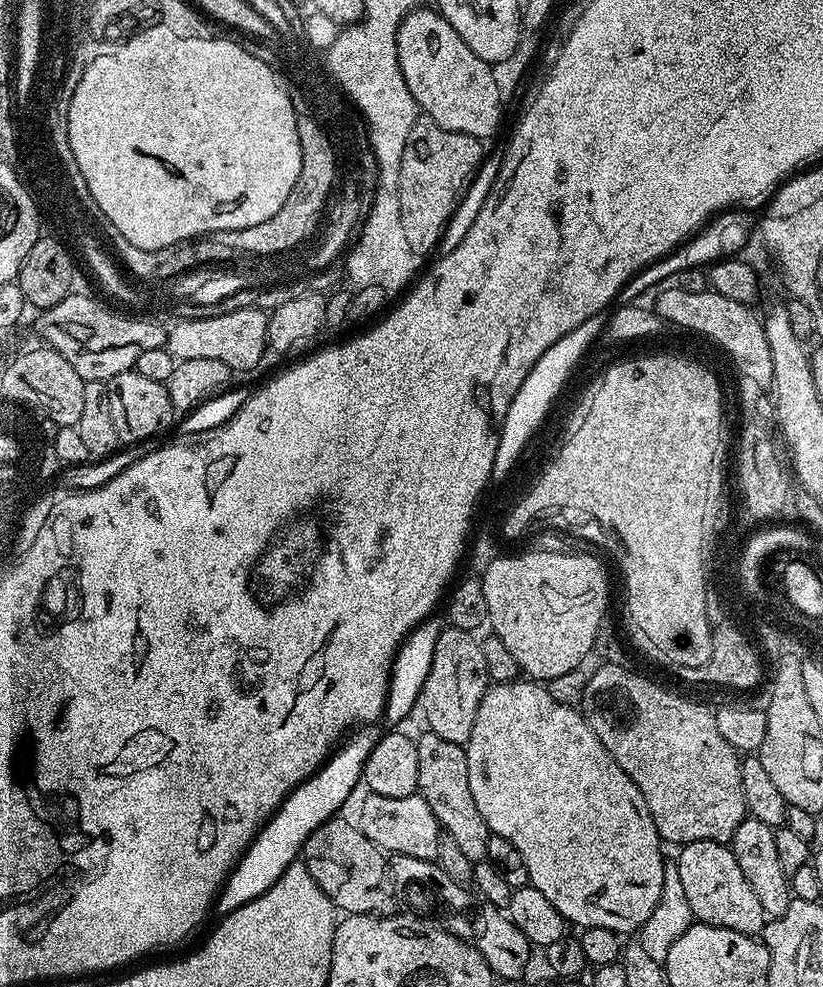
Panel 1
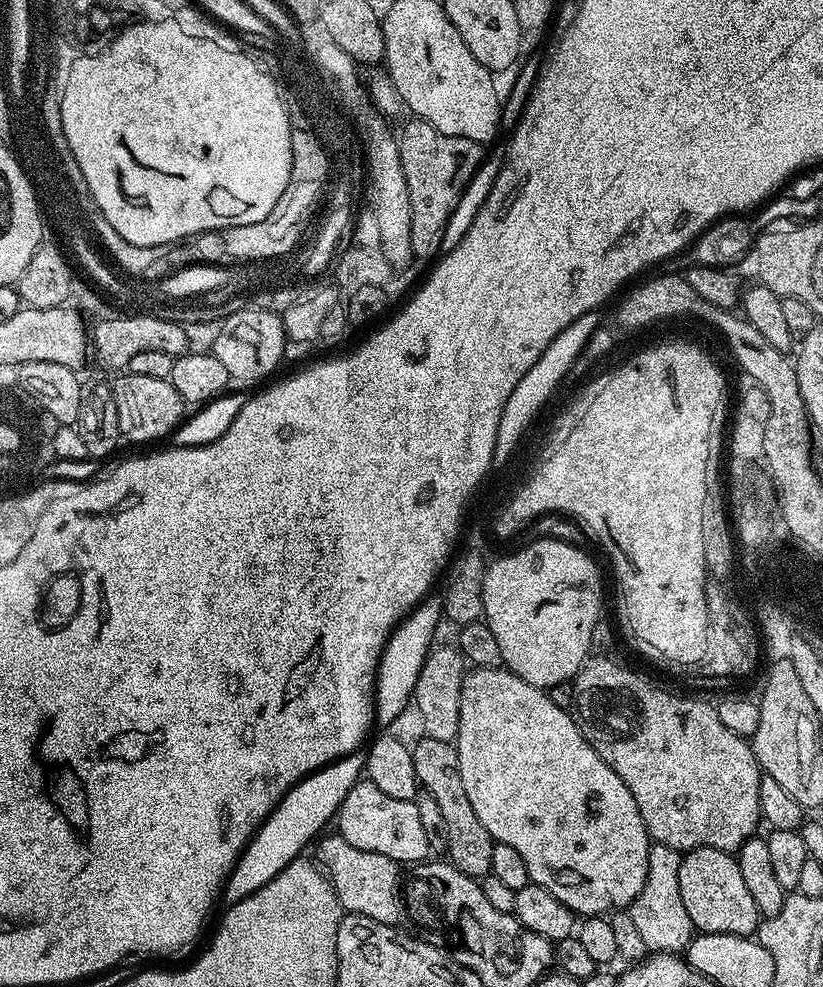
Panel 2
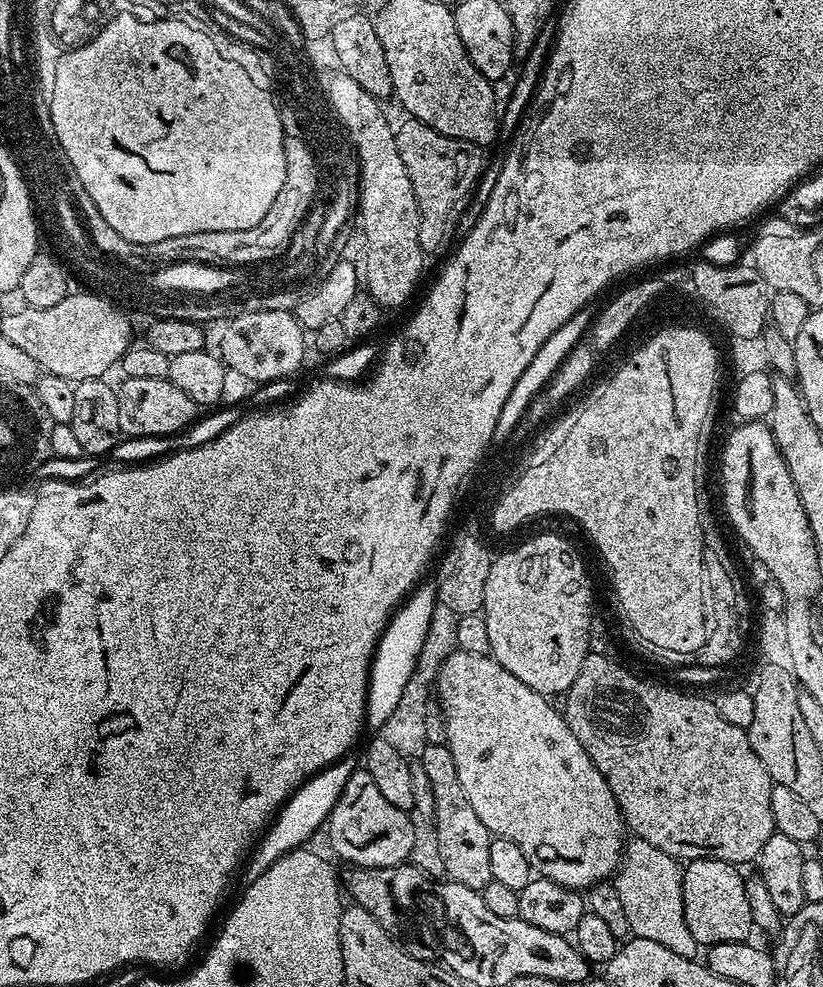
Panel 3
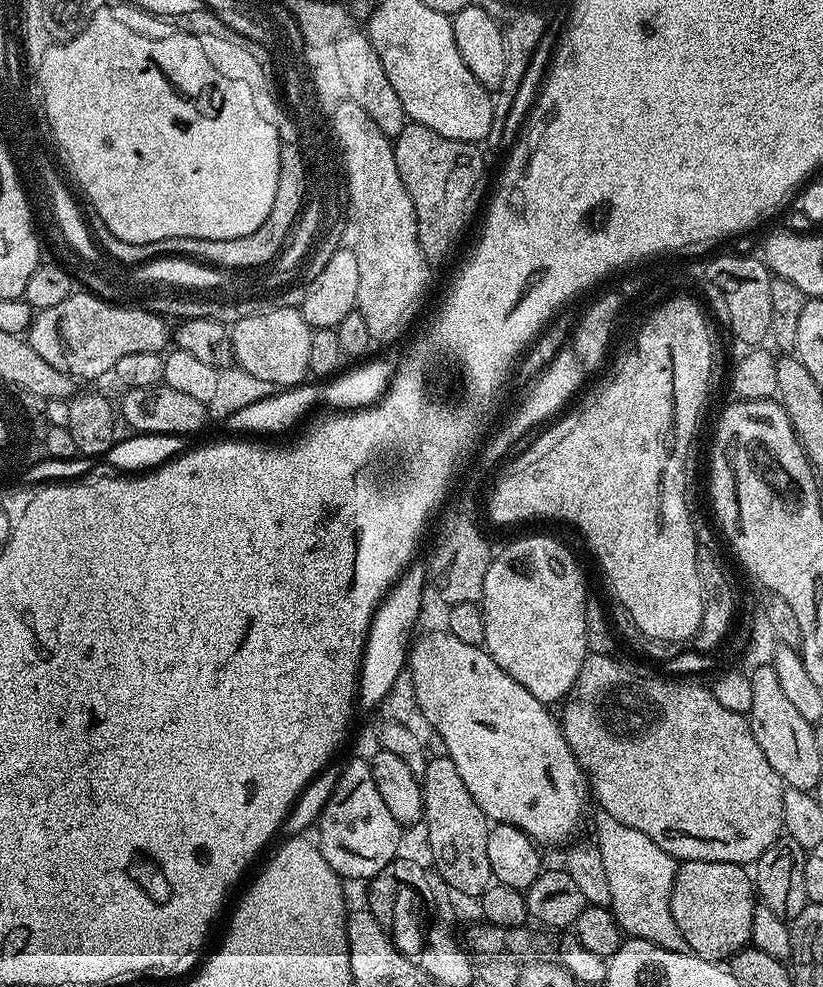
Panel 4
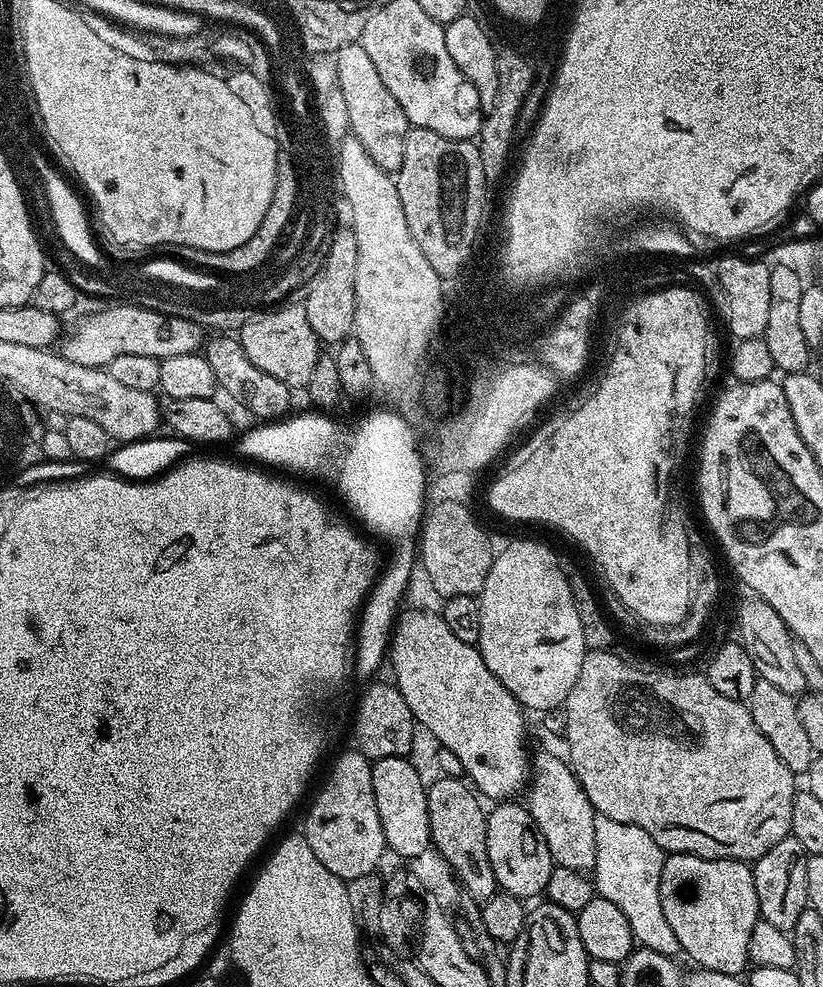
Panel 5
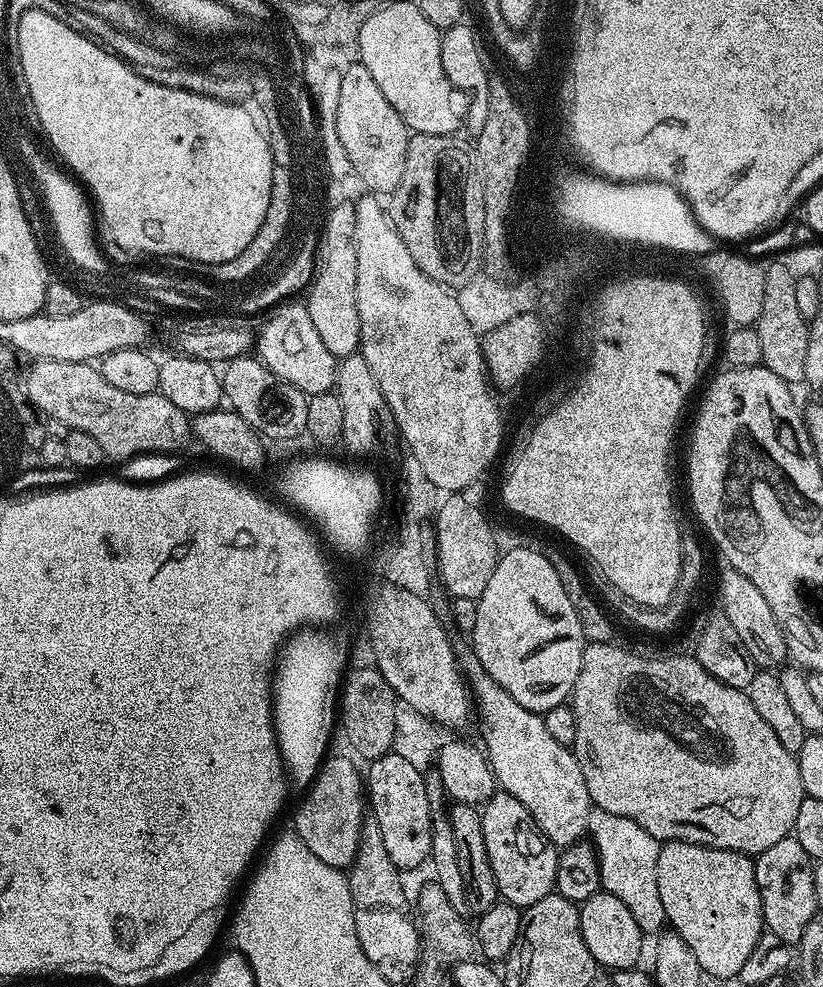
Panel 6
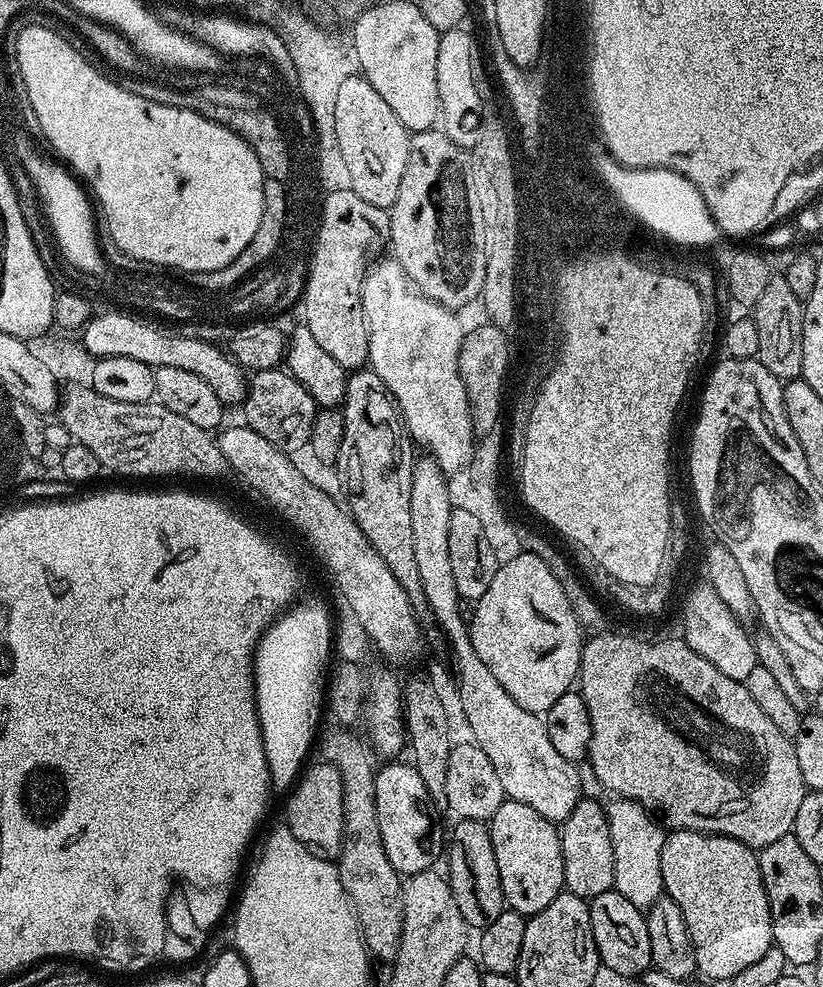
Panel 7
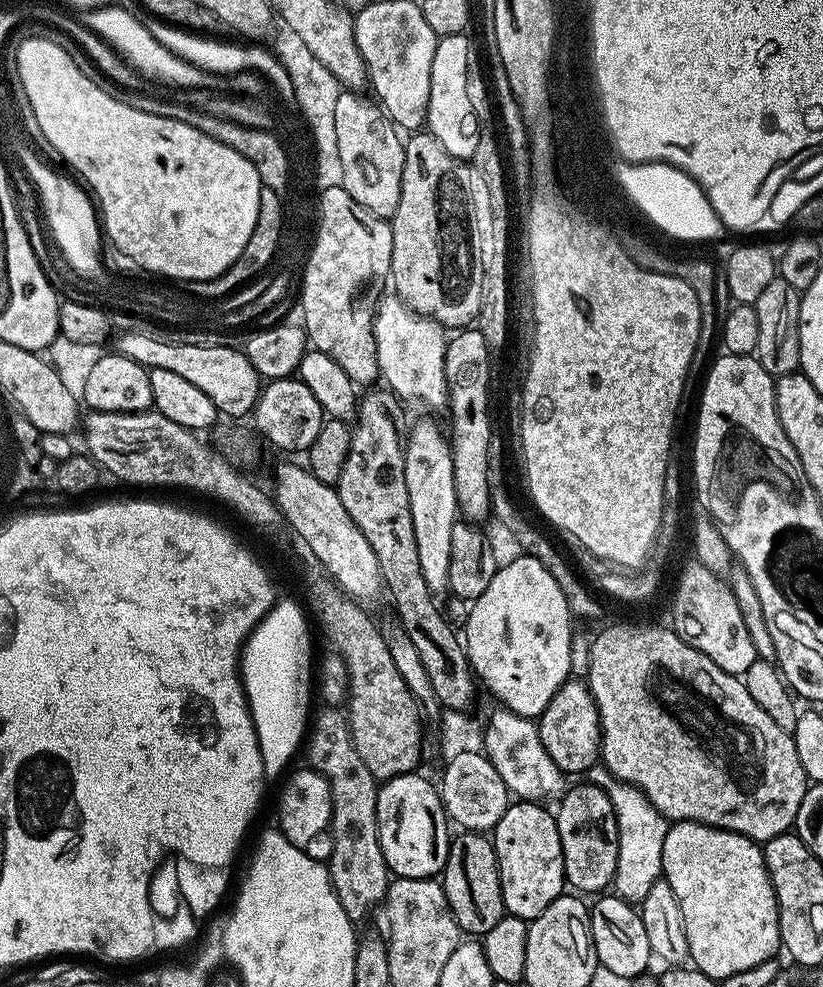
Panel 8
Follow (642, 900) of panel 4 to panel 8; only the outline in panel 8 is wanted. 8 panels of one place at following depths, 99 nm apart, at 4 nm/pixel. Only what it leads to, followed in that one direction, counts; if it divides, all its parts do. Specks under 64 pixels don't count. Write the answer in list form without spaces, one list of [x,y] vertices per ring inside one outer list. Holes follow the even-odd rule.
[[[628,784],[611,785],[610,788],[613,803],[617,808],[616,821],[620,834],[614,892],[629,904],[639,906],[646,894],[650,894],[650,886],[654,886],[656,879],[661,877],[662,846],[666,842],[670,821],[648,800],[639,787]]]

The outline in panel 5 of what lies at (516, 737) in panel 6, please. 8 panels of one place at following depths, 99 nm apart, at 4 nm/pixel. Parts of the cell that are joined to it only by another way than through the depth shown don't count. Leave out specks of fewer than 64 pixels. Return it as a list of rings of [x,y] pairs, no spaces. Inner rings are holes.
[[[552,752],[535,753],[534,775],[526,788],[526,807],[529,814],[534,818],[542,838],[546,838],[546,846],[550,846],[553,865],[561,868],[569,868],[575,872],[587,873],[595,869],[596,859],[594,858],[594,818],[598,813],[592,808],[590,798],[586,798],[586,790],[578,782],[578,778],[572,772],[572,767],[567,759],[555,756]]]

